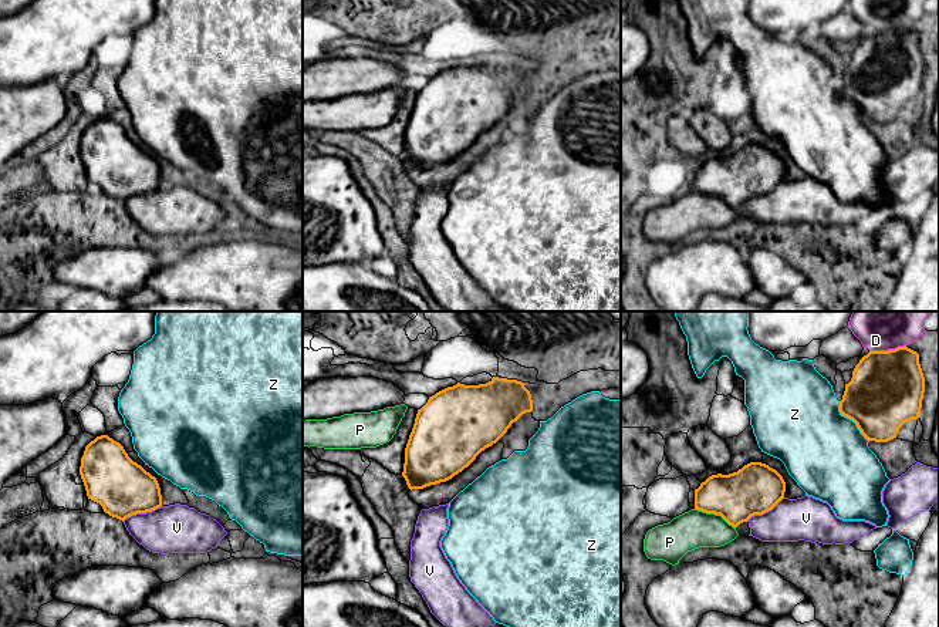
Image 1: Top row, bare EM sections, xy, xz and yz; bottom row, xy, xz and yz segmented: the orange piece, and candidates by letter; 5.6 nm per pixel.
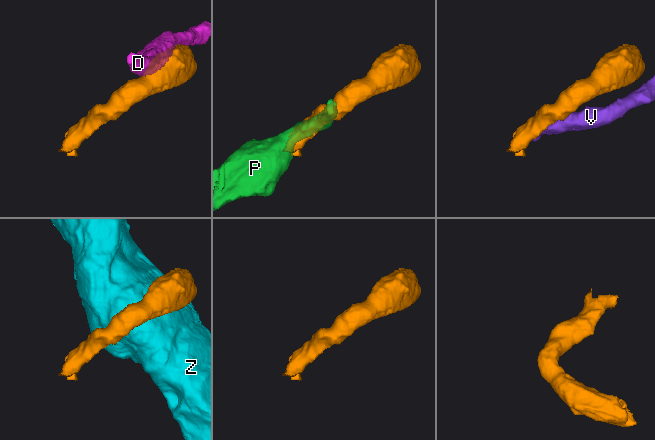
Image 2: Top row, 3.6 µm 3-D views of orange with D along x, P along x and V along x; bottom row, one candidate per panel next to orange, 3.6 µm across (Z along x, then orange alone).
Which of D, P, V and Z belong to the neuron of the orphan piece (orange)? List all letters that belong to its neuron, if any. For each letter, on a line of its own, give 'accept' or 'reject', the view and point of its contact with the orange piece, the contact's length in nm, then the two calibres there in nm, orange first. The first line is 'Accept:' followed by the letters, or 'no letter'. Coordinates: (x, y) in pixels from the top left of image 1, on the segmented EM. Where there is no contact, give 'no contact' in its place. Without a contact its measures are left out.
Accept: V
D: reject | yz (888, 350) | 220 nm | 420/420 nm
P: reject | yz (715, 513) | 260 nm | 280/220 nm
V: accept | xy (141, 512) | 240 nm | 320/280 nm
Z: reject | yz (851, 418) | 280 nm | 420/460 nm

